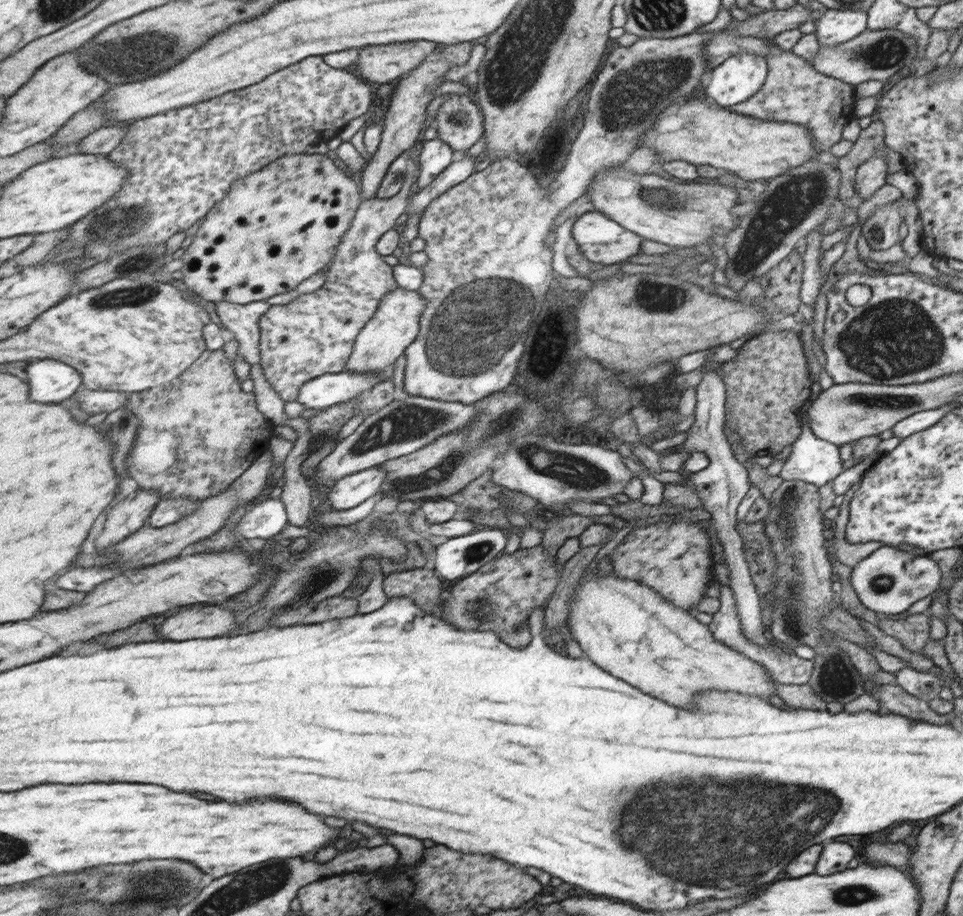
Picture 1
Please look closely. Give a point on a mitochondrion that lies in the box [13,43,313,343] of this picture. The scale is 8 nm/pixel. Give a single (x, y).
(101, 232)

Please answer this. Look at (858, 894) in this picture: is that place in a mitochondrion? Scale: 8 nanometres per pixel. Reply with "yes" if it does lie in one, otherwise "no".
yes

